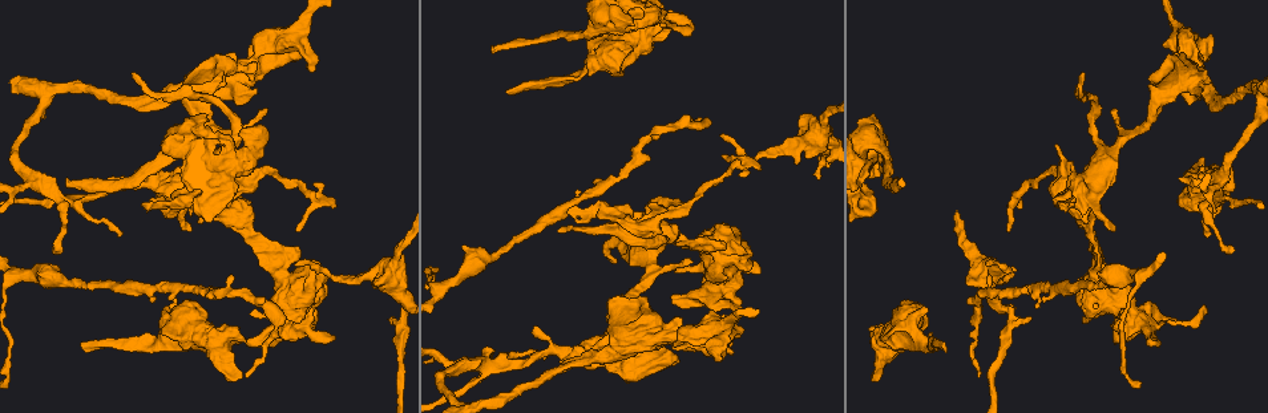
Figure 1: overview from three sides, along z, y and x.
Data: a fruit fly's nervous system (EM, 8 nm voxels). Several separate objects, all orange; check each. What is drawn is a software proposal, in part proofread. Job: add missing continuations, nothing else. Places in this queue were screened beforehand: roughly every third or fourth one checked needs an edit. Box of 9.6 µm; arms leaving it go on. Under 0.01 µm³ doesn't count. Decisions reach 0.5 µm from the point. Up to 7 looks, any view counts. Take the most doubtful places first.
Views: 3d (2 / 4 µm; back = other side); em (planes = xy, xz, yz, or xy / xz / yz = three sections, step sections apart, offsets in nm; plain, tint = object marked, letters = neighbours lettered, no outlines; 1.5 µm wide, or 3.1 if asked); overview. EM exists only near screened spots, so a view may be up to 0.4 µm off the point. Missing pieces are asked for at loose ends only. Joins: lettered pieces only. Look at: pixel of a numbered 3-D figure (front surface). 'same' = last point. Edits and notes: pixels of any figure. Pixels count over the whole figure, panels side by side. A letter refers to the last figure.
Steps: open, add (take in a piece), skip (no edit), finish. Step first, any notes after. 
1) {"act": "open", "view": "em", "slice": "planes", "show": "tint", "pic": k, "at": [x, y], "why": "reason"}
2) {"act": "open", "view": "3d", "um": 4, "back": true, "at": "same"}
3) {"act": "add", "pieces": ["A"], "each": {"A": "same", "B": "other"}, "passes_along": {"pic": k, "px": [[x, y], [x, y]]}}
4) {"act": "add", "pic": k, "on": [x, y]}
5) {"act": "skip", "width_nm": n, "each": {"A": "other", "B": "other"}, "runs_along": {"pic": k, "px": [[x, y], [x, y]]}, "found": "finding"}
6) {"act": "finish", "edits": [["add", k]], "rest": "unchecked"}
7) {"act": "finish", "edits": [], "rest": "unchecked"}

{"act": "open", "view": "em", "slice": "yz", "step": 8, "show": "tint", "pic": 1, "at": [204, 117], "why": "free end"}

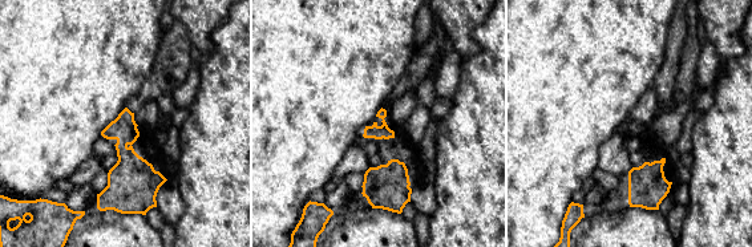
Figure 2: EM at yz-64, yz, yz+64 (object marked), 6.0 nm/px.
{"act": "open", "view": "em", "slice": "yz", "step": 8, "show": "letters", "at": "same", "why": "see the neighbours"}

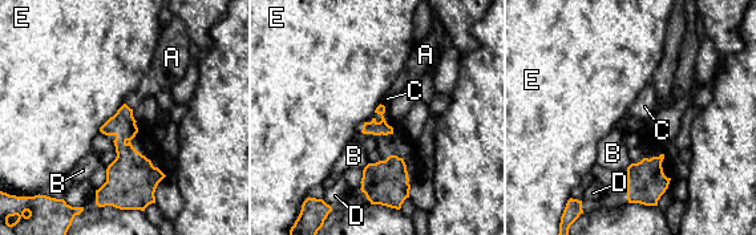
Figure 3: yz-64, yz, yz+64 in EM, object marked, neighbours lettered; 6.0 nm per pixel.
{"act": "skip", "each": {"A": "other", "B": "other", "C": "other", "D": "other", "E": "other"}, "border": {"pic": 3, "px": [[124, 102], [98, 130]]}, "found": "none of them fits"}

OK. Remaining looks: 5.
{"act": "open", "view": "3d", "um": 2, "pic": 1, "at": [506, 90], "why": "free end"}

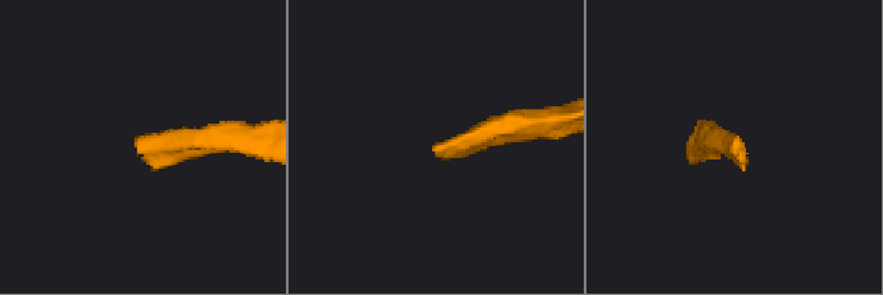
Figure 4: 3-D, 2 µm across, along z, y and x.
{"act": "open", "view": "em", "slice": "xy", "step": 4, "show": "letters", "pic": 4, "at": [432, 149], "why": "need the tissue"}

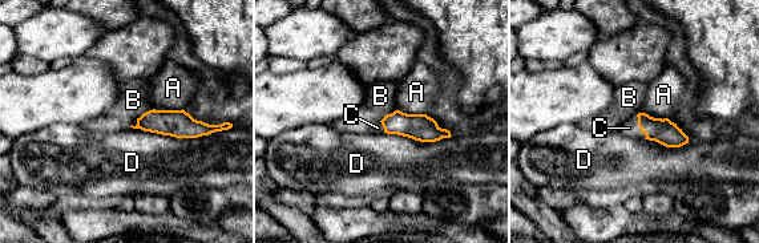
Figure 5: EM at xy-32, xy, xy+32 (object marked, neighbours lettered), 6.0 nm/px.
{"act": "add", "pieces": ["C"], "width_nm": 130, "each": {"A": "other", "B": "other", "C": "same", "D": "other"}, "passes_along": {"pic": 5, "px": [[663, 132], [638, 125], [629, 128]]}, "found": "it goes on there"}

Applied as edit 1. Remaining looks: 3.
{"act": "open", "view": "3d", "um": 4, "pic": 1, "at": [988, 265], "why": "tapers out"}

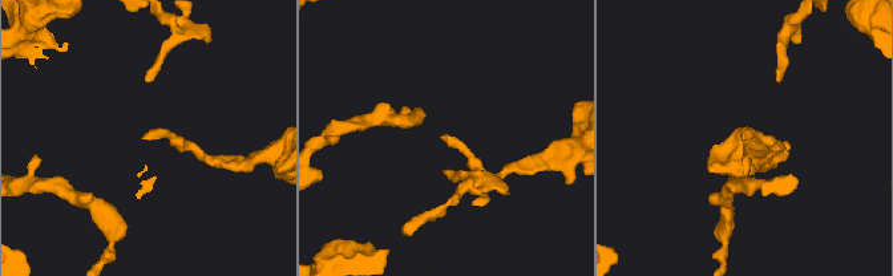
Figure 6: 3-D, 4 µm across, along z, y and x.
{"act": "open", "view": "em", "slice": "xy", "step": 4, "show": "tint", "pic": 6, "at": [743, 134], "why": "need the tissue"}

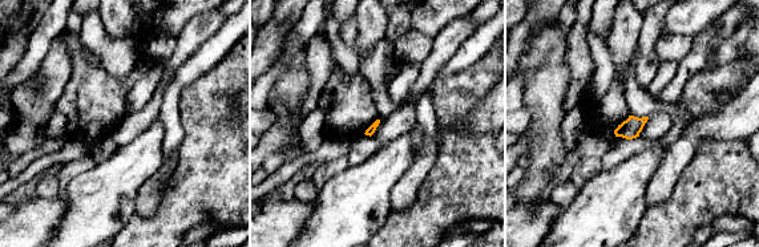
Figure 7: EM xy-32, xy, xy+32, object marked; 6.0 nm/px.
{"act": "open", "view": "em", "slice": "xz", "step": 4, "show": "letters", "at": "same", "why": "another direction"}

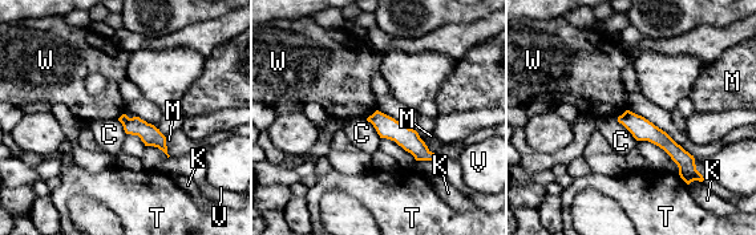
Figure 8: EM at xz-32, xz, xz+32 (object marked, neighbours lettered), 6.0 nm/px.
{"act": "skip", "width_nm": 110, "each": {"C": "other", "K": "other", "M": "other", "T": "other", "V": "other", "W": "other"}, "border": {"pic": 8, "px": [[376, 110], [366, 118]]}, "found": "none of them fits"}

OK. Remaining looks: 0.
{"act": "finish", "edits": [["add", 5]], "rest": "unchecked"}

